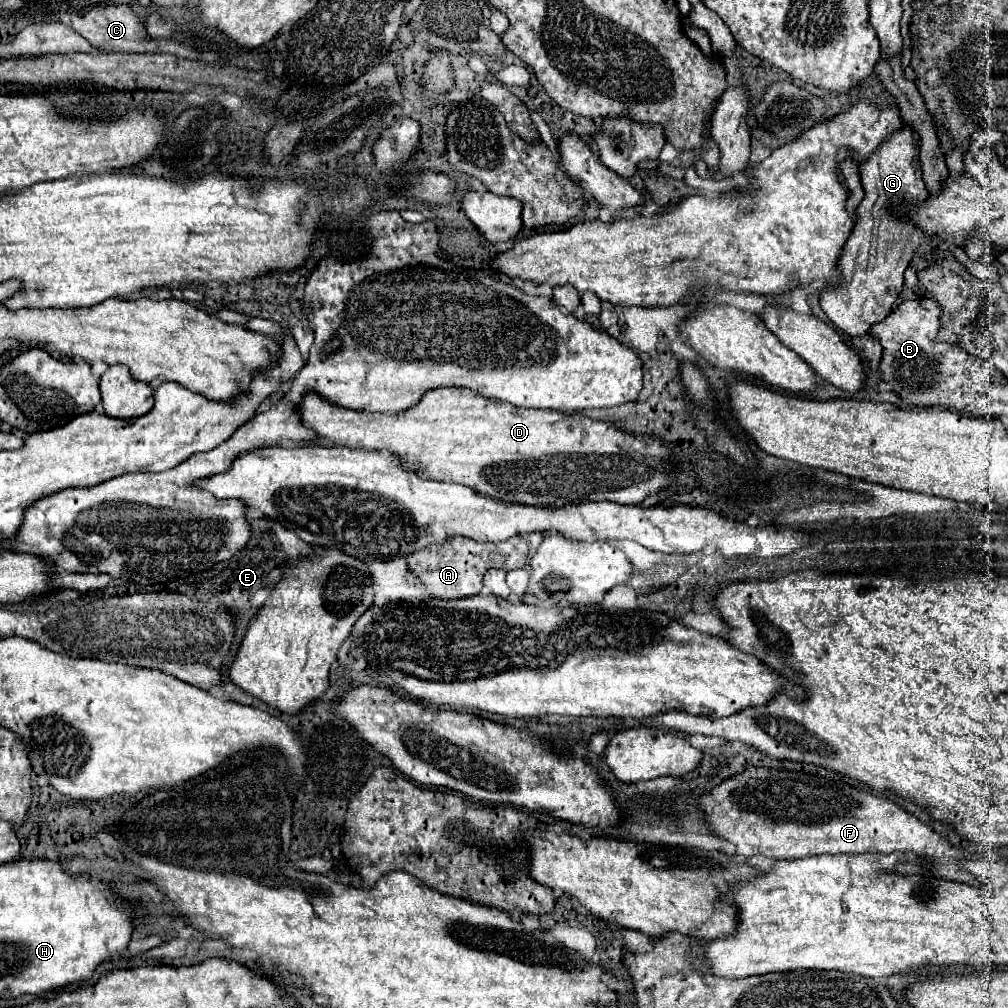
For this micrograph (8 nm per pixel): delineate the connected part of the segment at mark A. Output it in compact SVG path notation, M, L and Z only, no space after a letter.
M522 536L510 538L500 544L482 544L468 538L450 538L444 544L432 544L406 558L410 570L422 580L422 584L438 598L470 598L482 590L482 576L488 568L516 570L524 568L528 560L528 542Z

